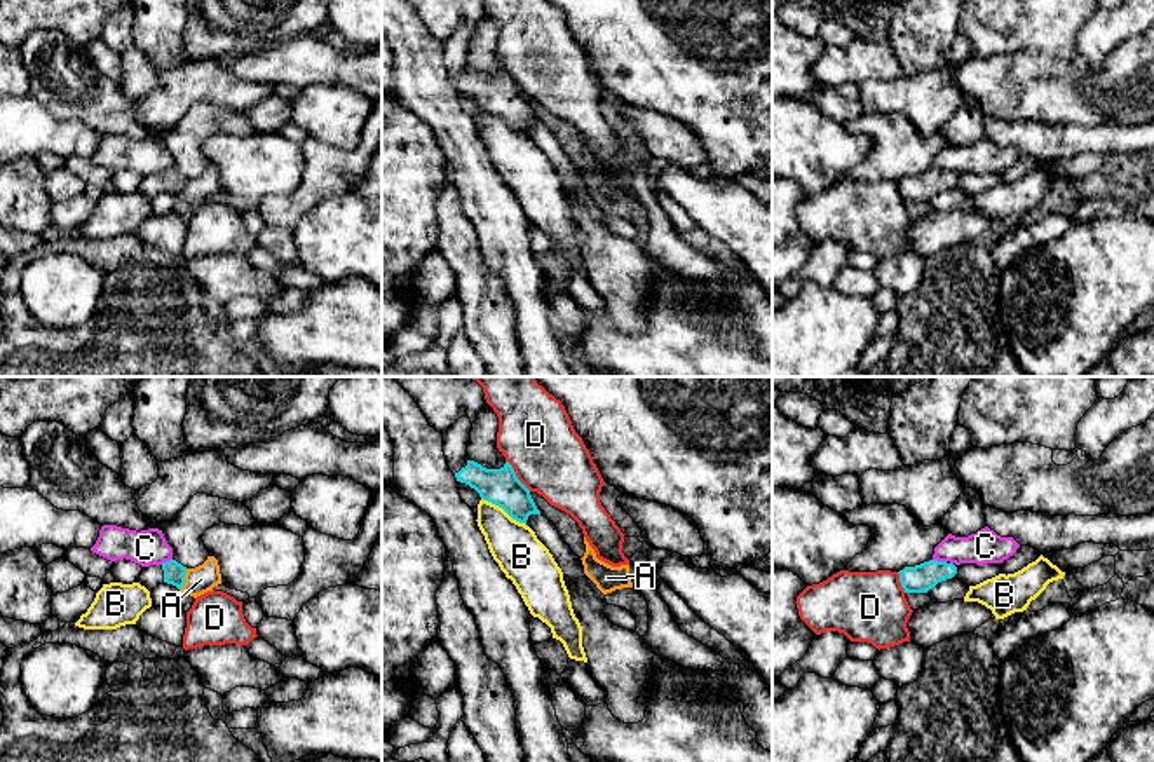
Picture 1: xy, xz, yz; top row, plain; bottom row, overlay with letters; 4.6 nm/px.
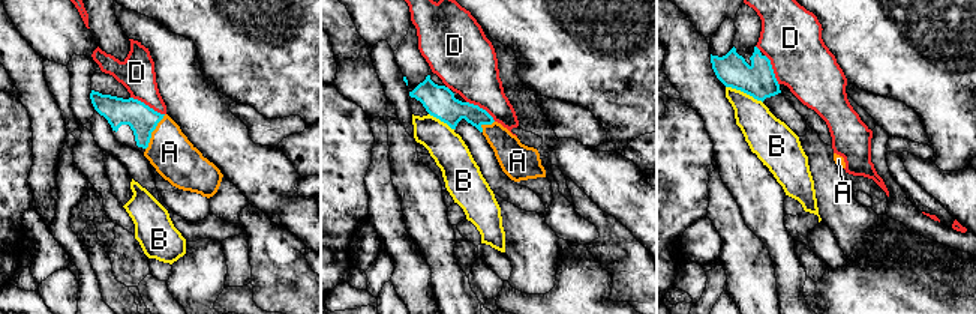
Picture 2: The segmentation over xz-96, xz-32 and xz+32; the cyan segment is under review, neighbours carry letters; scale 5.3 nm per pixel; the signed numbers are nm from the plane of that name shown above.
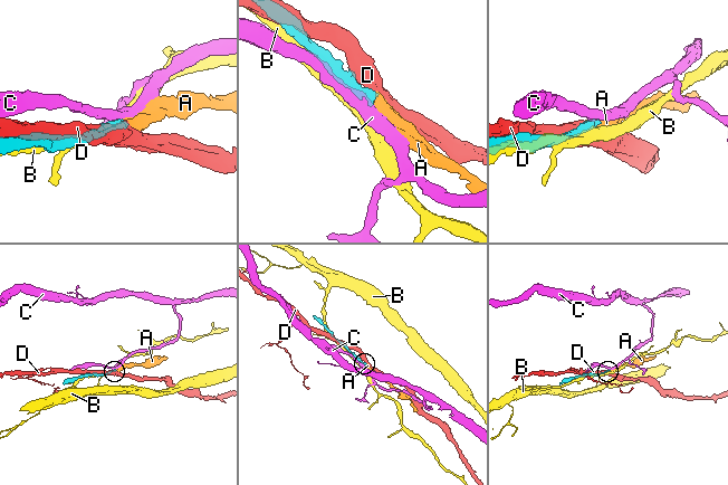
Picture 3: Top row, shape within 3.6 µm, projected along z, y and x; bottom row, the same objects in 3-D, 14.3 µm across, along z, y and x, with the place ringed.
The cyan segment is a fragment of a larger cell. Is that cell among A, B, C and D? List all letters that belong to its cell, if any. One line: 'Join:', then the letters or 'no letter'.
Join: A

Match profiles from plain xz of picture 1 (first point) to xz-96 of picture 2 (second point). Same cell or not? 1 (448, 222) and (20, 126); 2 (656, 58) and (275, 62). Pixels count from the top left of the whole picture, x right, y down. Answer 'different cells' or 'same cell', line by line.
1: different cells
2: same cell

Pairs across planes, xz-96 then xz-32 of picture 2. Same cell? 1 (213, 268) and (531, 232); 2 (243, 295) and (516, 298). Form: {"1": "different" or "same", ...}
{"1": "same", "2": "same"}

